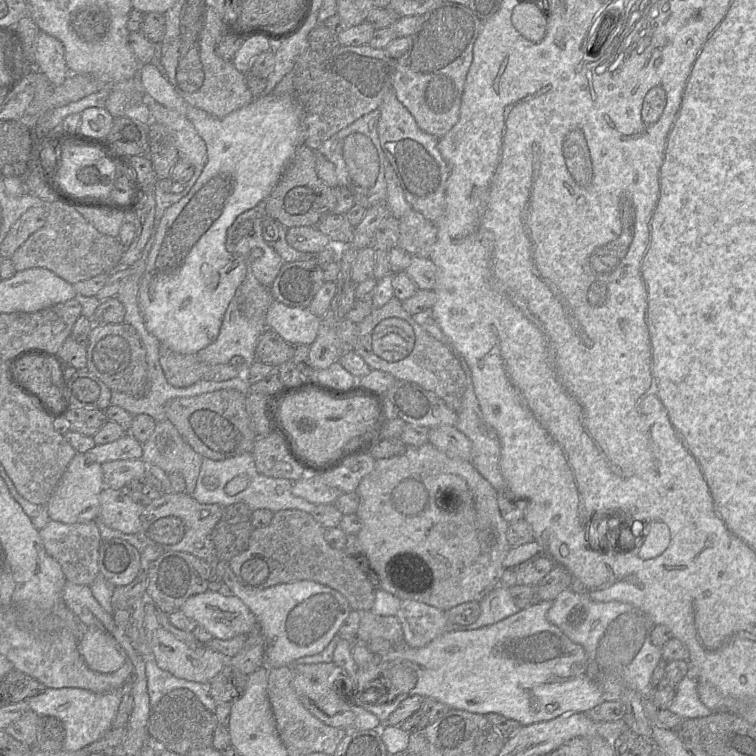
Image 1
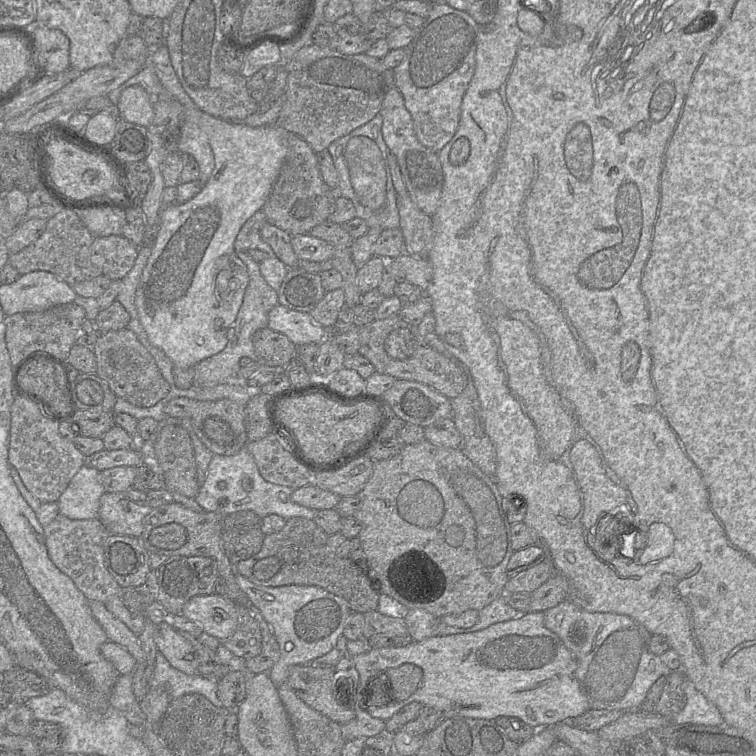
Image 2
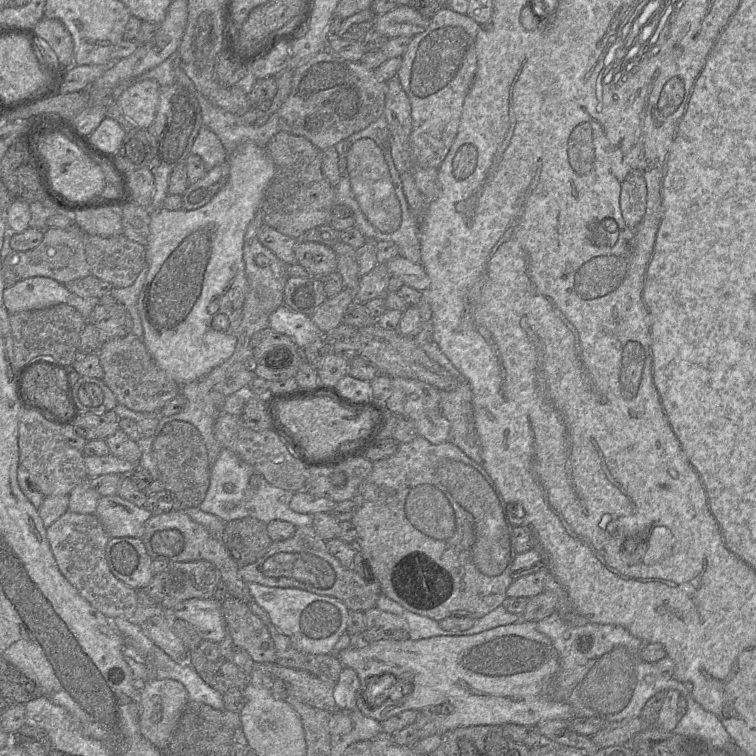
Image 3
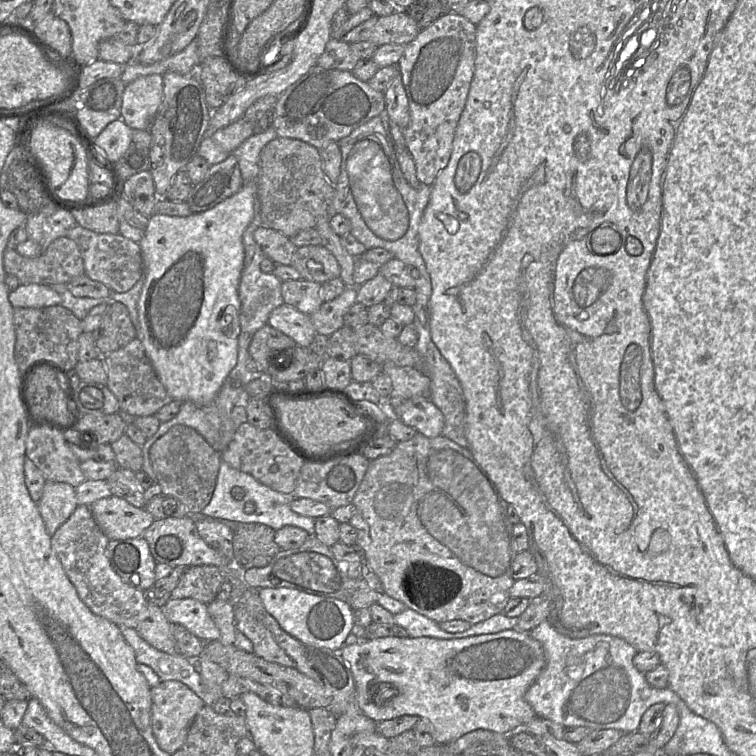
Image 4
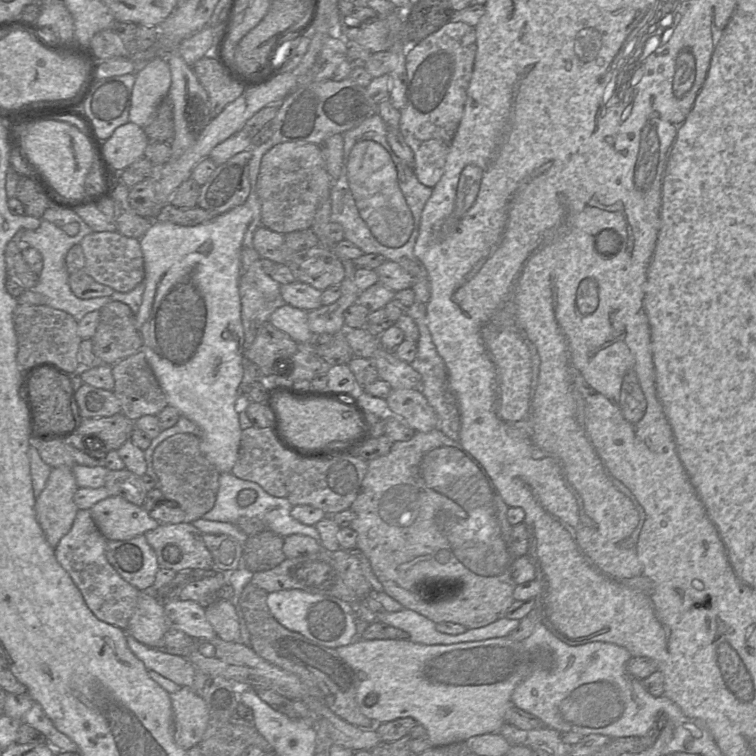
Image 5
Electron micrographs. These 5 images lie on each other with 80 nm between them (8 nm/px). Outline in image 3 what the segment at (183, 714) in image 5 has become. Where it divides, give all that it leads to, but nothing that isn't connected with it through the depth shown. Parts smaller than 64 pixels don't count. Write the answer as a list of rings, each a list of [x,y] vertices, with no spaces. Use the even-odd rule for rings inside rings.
[[[150,678],[140,683],[139,730],[141,735],[160,751],[167,751],[182,710],[188,701],[189,696],[185,687],[176,680]]]

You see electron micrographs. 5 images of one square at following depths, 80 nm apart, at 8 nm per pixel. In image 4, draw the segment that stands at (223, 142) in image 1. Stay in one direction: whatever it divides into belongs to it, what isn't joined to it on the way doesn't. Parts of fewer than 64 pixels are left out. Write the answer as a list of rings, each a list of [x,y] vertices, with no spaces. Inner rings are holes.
[[[257,181],[244,182],[236,194],[204,212],[193,212],[185,217],[154,213],[149,217],[144,236],[139,241],[146,281],[138,301],[140,329],[136,331],[137,338],[173,400],[190,401],[198,406],[209,405],[237,363],[241,331],[239,284],[244,268],[243,235],[254,217],[257,197]]]

